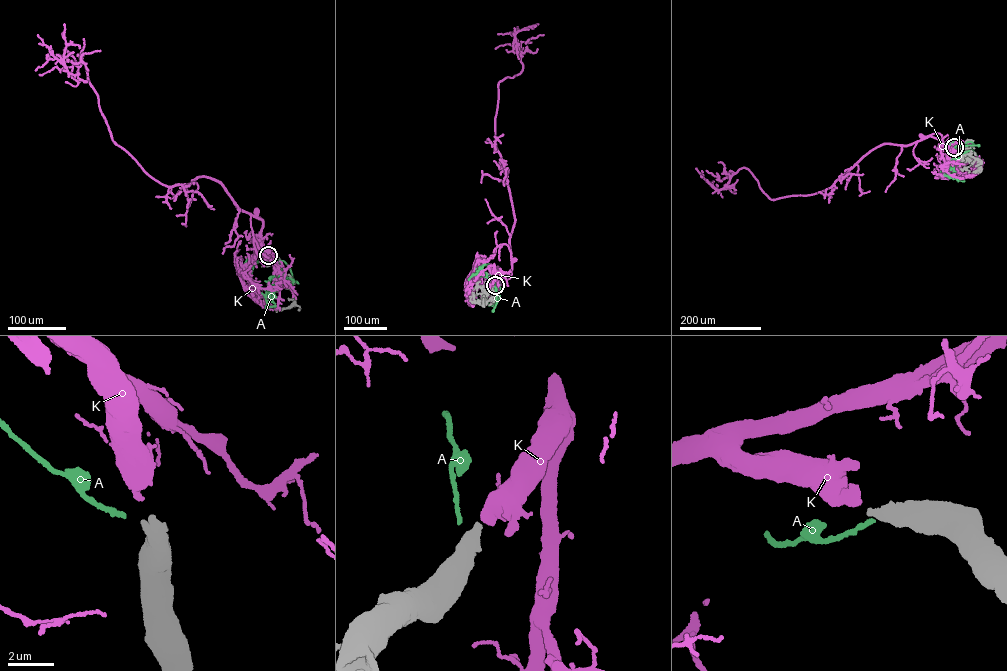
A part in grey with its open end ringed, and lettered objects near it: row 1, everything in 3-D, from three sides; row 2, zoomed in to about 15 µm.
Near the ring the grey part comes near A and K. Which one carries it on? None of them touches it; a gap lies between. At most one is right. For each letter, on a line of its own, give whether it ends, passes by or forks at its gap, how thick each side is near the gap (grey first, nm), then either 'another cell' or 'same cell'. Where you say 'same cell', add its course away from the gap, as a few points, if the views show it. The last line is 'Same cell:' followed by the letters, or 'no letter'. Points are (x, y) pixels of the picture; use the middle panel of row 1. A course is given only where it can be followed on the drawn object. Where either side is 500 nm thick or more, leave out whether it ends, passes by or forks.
A: it ends | 400/200 nm | another cell
K: it ends | 400/240 nm | same cell | via (495, 285), (499, 278), (509, 278), (514, 259)
Same cell: K

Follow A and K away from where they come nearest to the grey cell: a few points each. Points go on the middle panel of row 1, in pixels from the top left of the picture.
A: (495, 285), (482, 292), (484, 300), (489, 305), (494, 305), (497, 287), (500, 287), (492, 311)
K: (495, 285), (499, 278), (509, 278), (514, 259)

